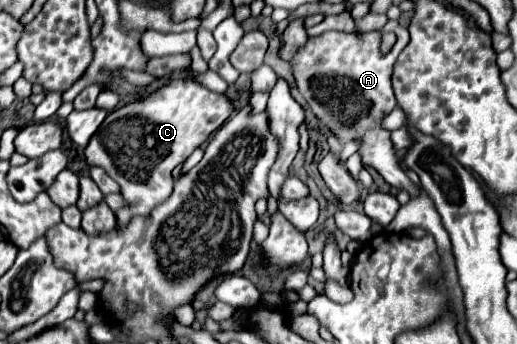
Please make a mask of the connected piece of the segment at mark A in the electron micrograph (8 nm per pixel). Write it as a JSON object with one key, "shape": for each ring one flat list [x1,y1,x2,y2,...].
{"shape":[[388,20,382,30,394,32,398,36,394,48,384,56,380,54,380,32,348,34,330,30,308,38,306,44,296,50,292,58,292,72,300,94,306,98,308,106,328,132,332,132,342,142,358,140,358,152,366,168,374,168,390,186,418,196,418,188,410,182,402,160,394,152,390,130,382,128,384,116,396,106,390,76,398,54,408,44,408,30,396,20]]}

